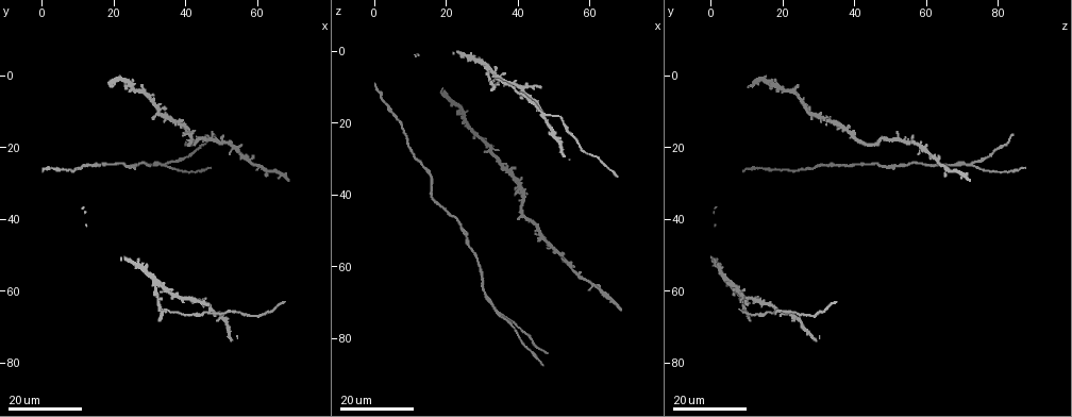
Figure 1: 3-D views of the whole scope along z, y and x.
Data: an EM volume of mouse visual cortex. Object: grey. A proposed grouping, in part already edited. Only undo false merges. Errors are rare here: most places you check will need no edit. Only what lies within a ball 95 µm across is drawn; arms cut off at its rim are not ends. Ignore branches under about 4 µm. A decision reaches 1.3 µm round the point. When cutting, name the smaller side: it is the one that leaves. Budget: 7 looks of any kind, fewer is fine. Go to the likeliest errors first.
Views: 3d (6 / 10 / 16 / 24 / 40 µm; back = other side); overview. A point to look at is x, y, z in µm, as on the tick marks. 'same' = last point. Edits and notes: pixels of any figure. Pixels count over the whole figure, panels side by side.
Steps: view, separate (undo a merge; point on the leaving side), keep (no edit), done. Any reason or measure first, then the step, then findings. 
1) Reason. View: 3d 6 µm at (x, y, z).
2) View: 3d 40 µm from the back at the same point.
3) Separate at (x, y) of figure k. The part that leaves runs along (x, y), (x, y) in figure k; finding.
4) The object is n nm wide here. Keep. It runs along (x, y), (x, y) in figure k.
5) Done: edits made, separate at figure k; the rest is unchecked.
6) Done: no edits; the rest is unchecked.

Small branch off a trunk. View: 3d 16 µm at (34.5, 24.5, 72.5).

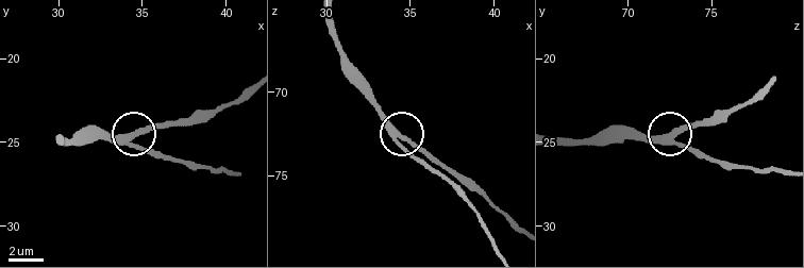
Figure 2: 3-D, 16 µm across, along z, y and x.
View: 3d 10 µm at (34.3, 24.6, 72.6).

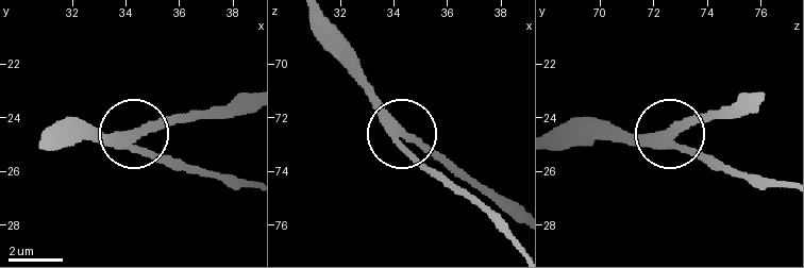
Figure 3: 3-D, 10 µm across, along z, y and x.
The object is 320 nm wide here. Keep. It runs along (555, 147), (670, 137), (725, 171) in figure 3; one neuron here.

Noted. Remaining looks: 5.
Looks like a crossing. View: 3d 24 µm at (41.0, 19.0, 45.0).

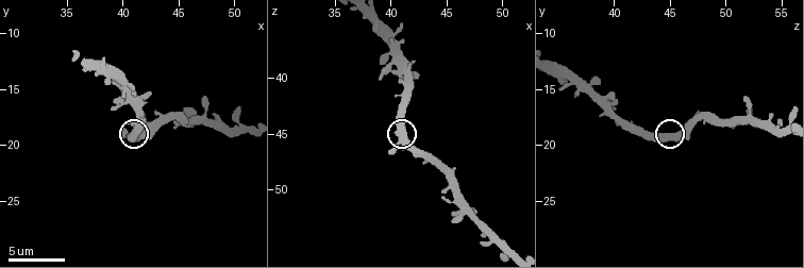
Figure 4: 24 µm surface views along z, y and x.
Zoom in. View: 3d 6 µm at (41.2, 19.0, 45.2).

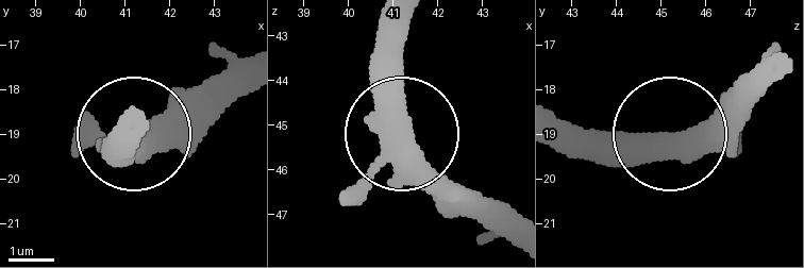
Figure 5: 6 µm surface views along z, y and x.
Keep. Continuous, no second neuron.

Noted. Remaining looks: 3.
View: 3d 16 µm at (26.0, 25.0, 51.0).

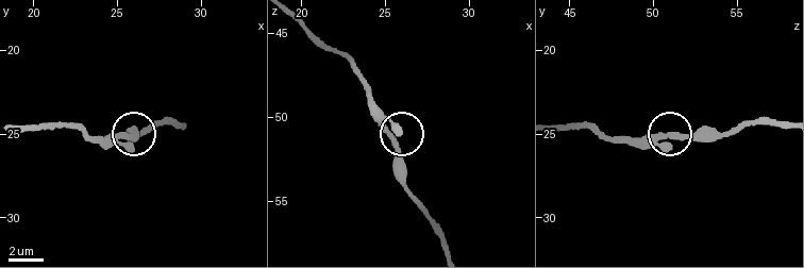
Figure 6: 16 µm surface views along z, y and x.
View: 3d 10 µm at (25.7, 25.8, 50.9).

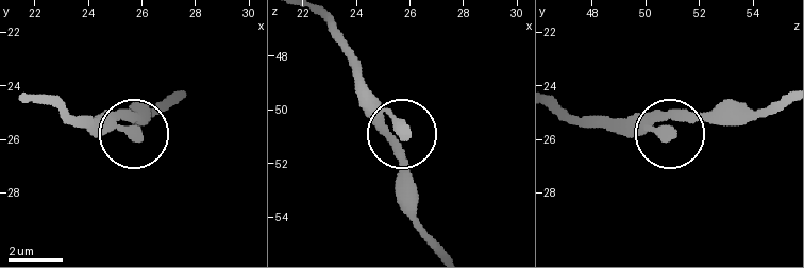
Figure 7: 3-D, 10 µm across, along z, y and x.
The side arm is 48 µm long. Keep. Continuous, no second neuron.

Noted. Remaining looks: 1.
Done: no edits; the rest is unchecked.

